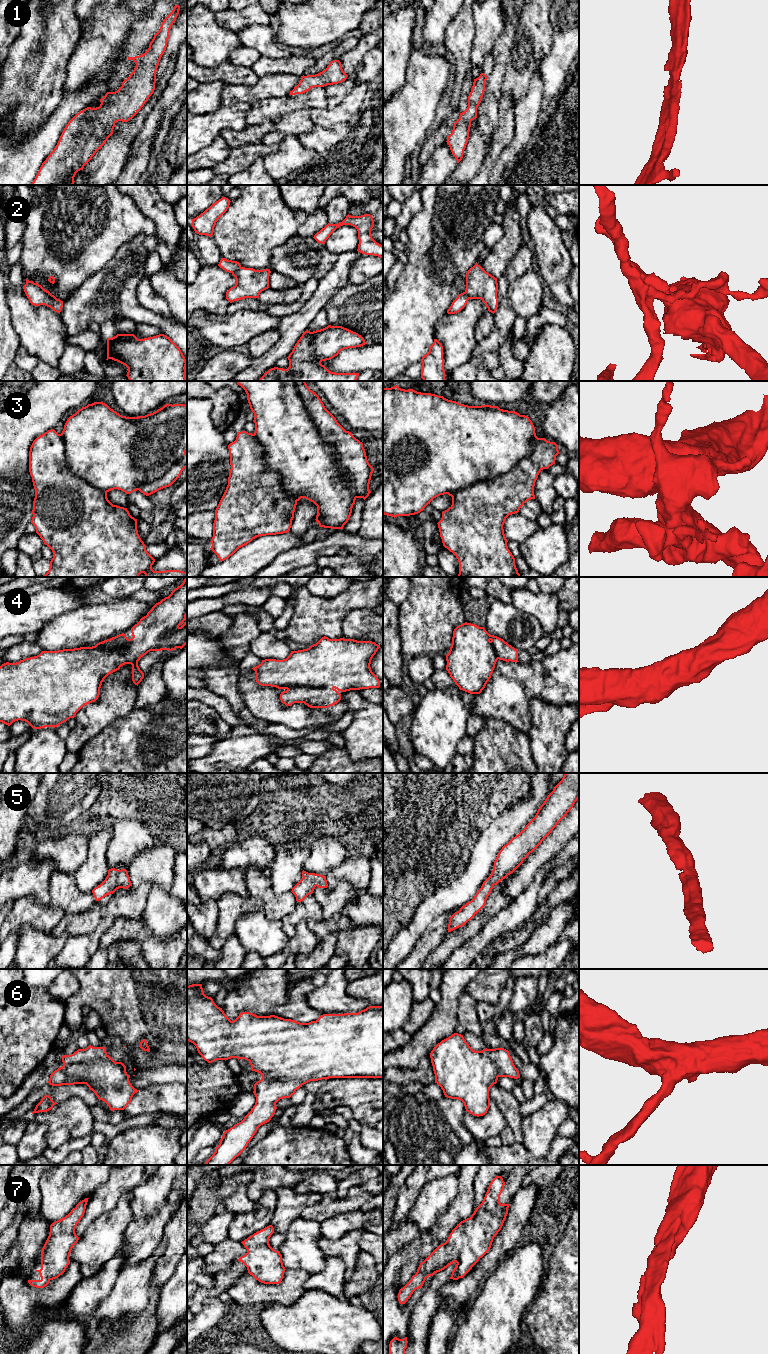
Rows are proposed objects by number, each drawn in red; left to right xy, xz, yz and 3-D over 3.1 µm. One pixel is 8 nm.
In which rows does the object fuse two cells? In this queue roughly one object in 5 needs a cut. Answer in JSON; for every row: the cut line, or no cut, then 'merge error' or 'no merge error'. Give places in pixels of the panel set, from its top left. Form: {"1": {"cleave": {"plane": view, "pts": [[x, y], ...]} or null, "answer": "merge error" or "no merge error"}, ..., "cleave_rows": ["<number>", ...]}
{"1": {"cleave": null, "answer": "no merge error"}, "2": {"cleave": {"plane": "xy", "pts": [[26, 282], [37, 285], [49, 297], [60, 301]]}, "answer": "merge error"}, "3": {"cleave": null, "answer": "no merge error"}, "4": {"cleave": null, "answer": "no merge error"}, "5": {"cleave": null, "answer": "no merge error"}, "6": {"cleave": null, "answer": "no merge error"}, "7": {"cleave": null, "answer": "no merge error"}, "cleave_rows": ["2"]}

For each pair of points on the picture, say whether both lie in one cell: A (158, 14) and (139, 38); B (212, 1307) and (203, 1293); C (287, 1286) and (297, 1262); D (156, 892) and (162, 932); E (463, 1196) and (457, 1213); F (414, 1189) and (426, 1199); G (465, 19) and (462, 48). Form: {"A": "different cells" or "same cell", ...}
{"A": "same cell", "B": "different cells", "C": "different cells", "D": "same cell", "E": "same cell", "F": "different cells", "G": "same cell"}

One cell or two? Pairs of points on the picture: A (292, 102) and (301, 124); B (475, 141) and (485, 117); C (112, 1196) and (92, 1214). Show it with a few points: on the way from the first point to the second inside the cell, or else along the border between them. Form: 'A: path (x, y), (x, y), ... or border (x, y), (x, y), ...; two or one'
A: border (309, 108), (296, 109), (274, 120); two
B: border (476, 118), (477, 130), (489, 142); two
C: path (107, 1199), (97, 1209); one

